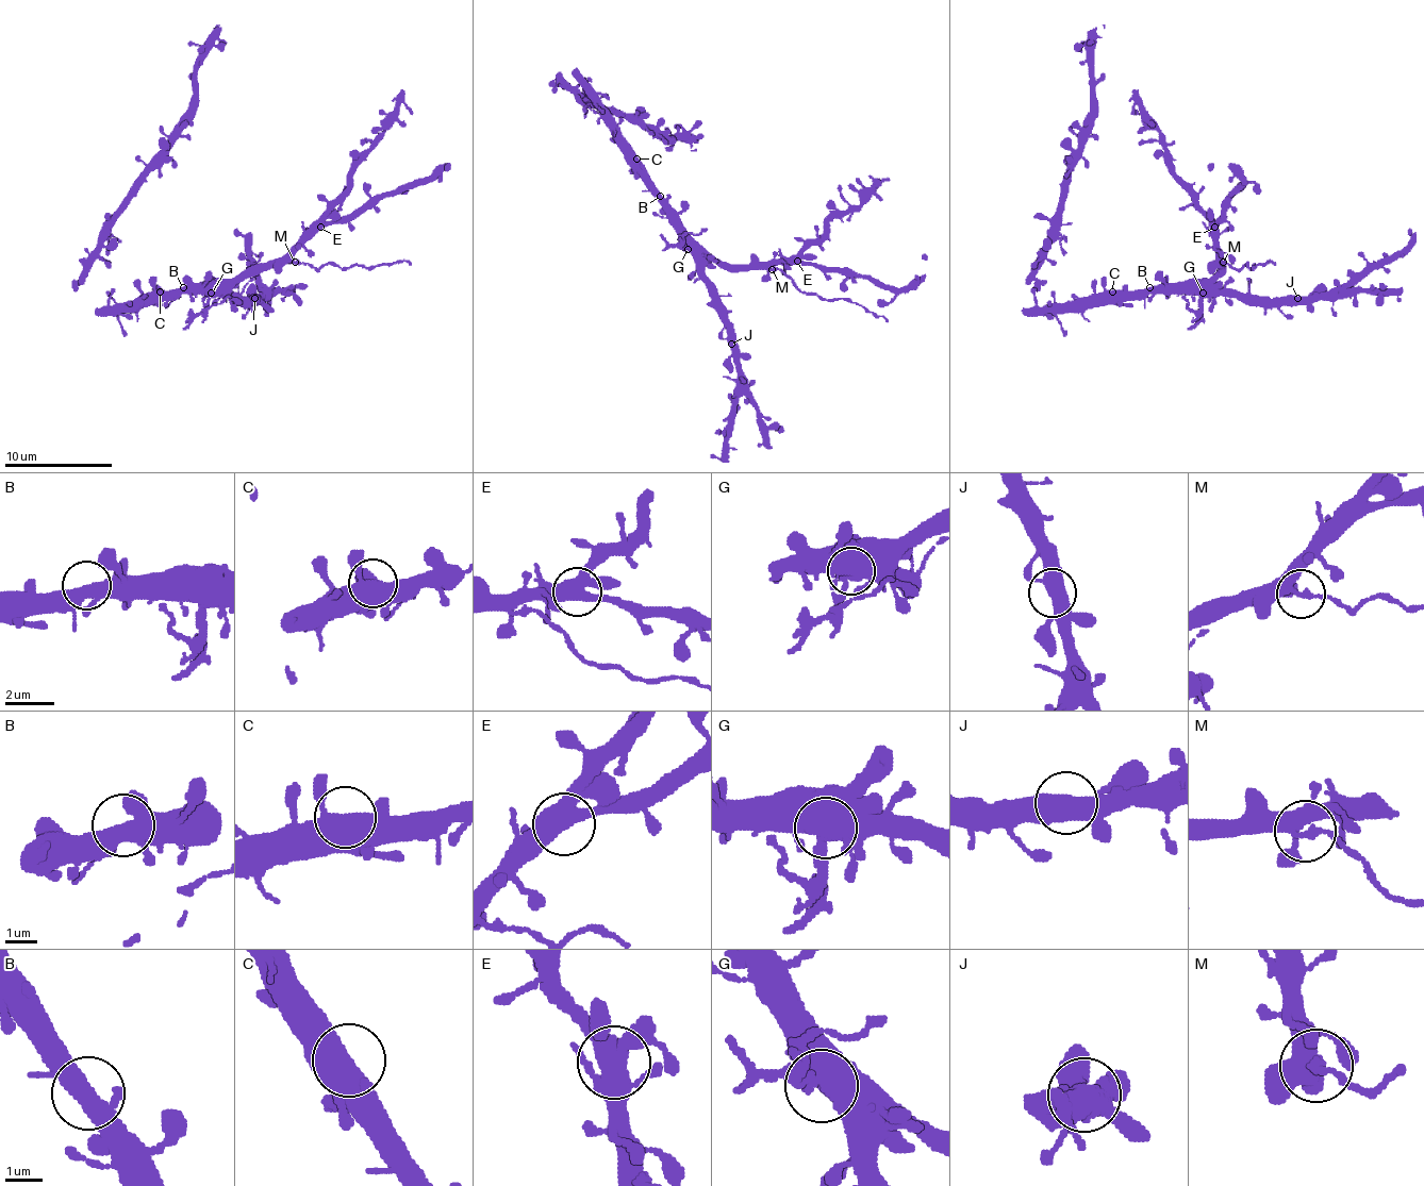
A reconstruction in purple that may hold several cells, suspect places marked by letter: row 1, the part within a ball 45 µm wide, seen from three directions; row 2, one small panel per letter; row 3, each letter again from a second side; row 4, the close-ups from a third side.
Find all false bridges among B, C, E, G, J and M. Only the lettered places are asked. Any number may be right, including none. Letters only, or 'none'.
G, M

